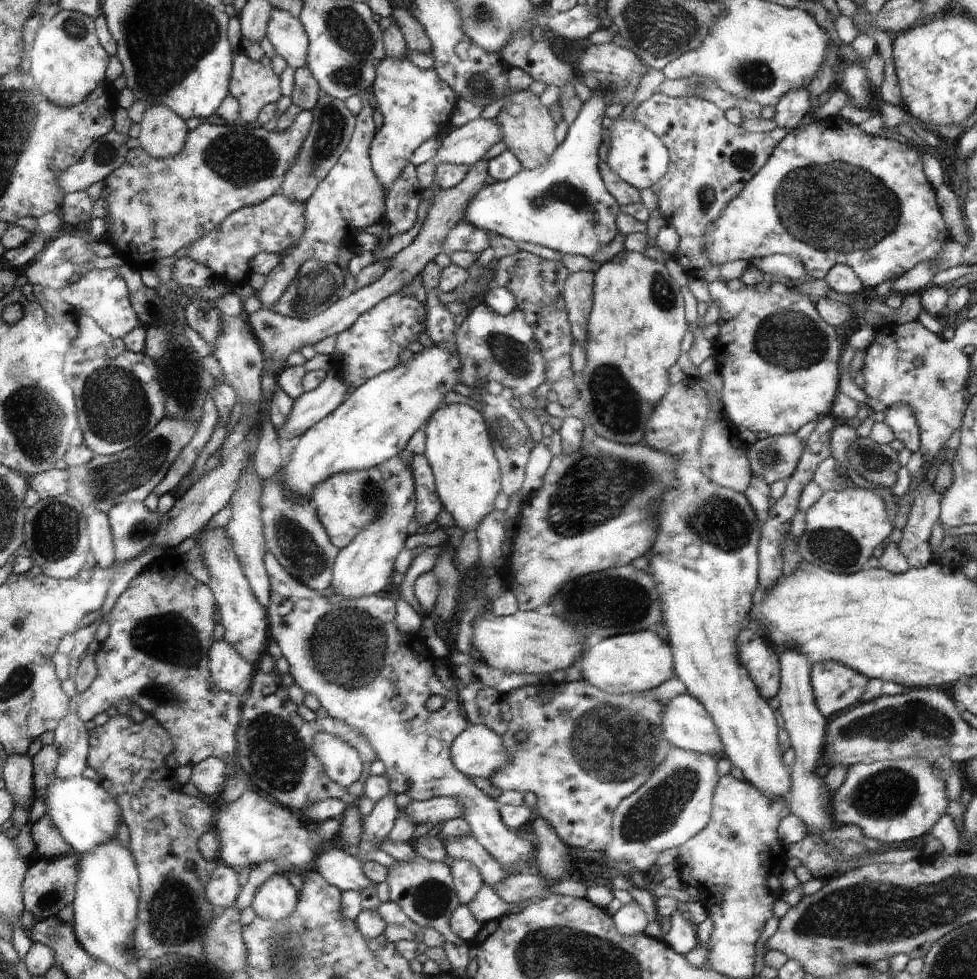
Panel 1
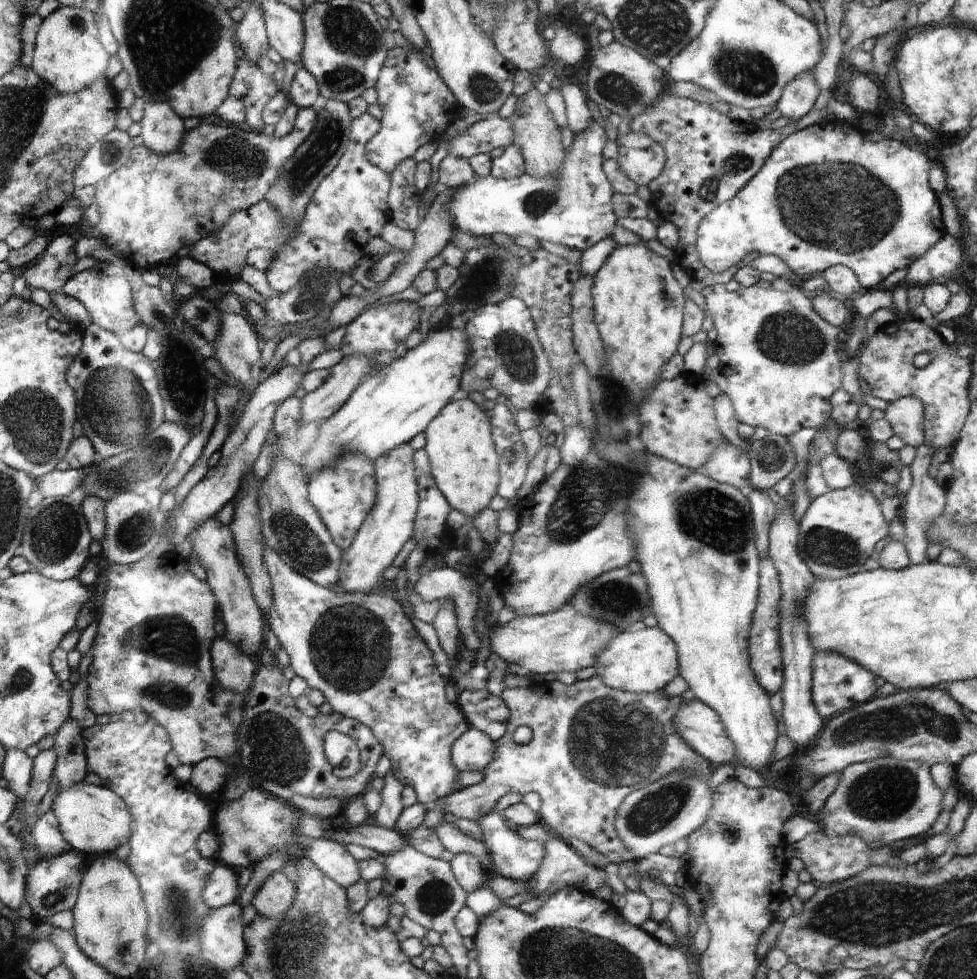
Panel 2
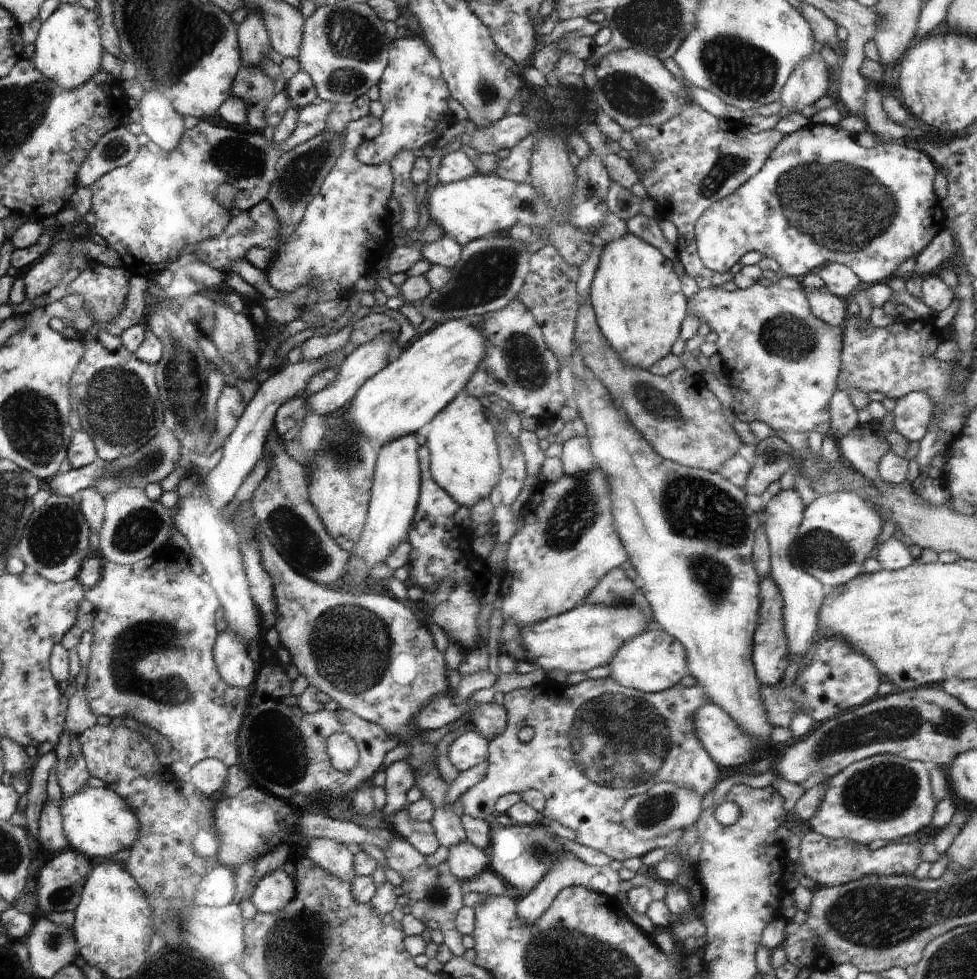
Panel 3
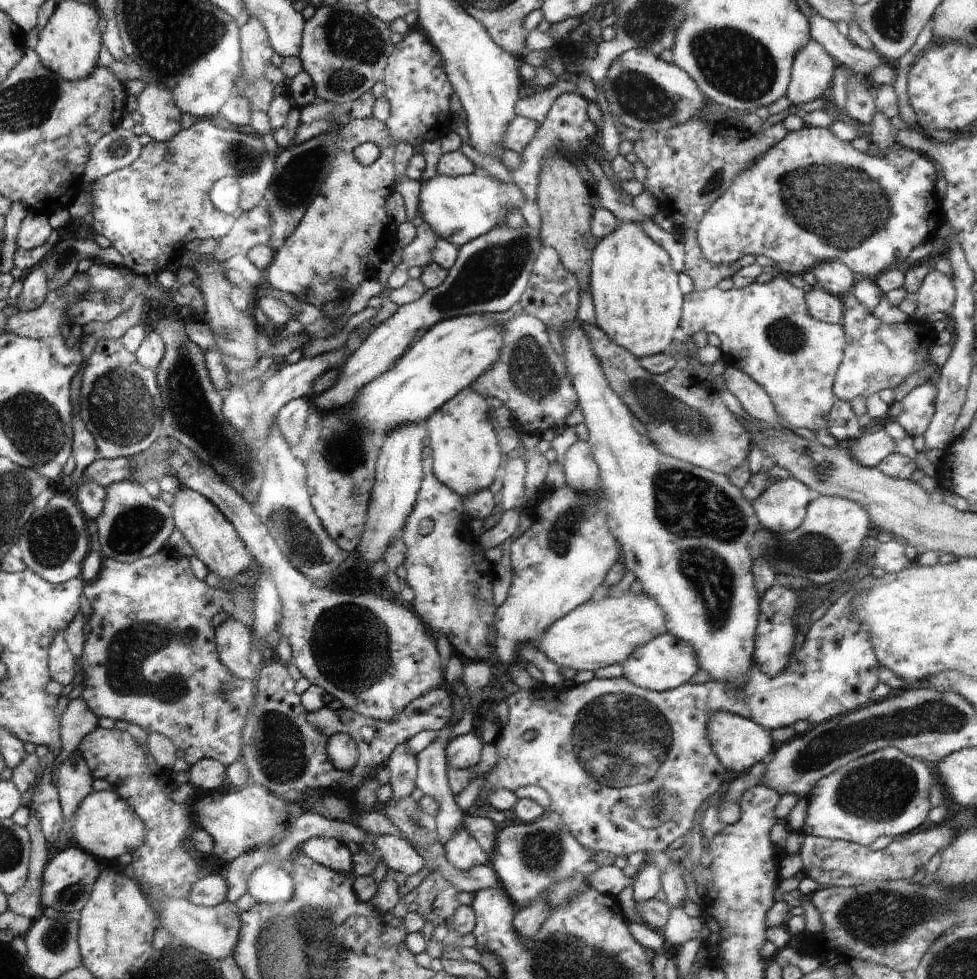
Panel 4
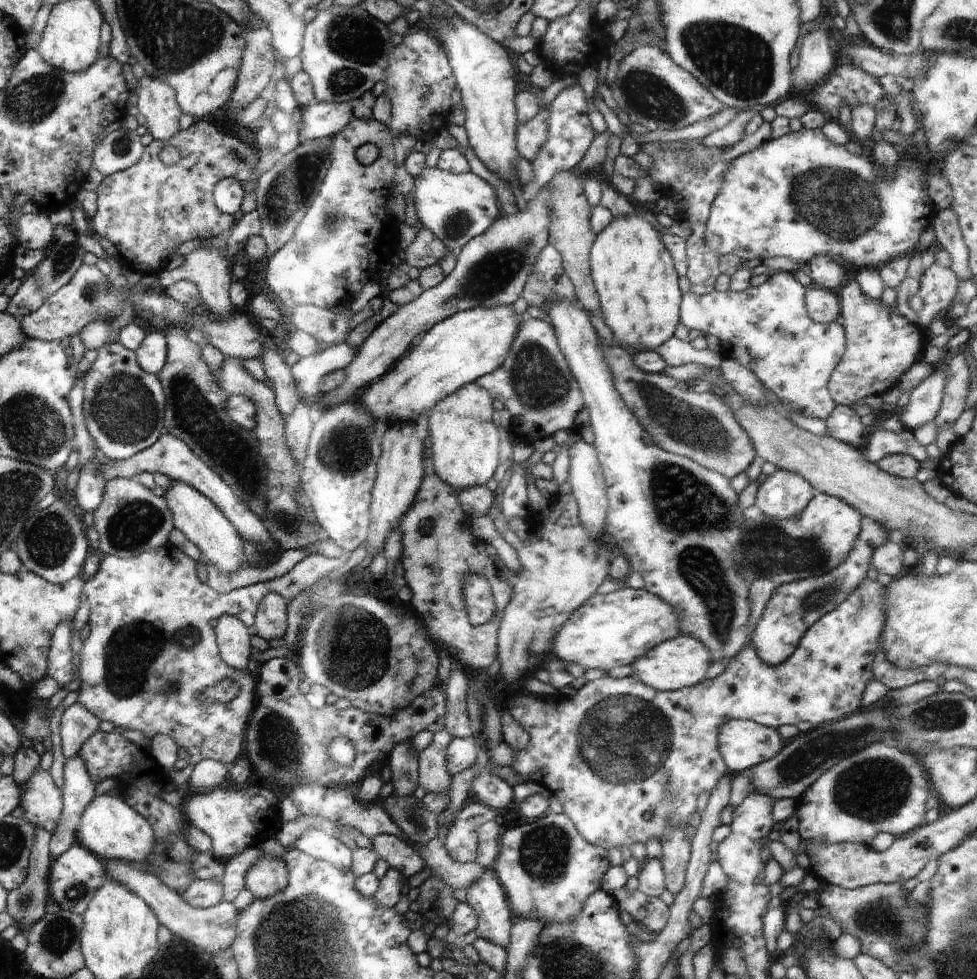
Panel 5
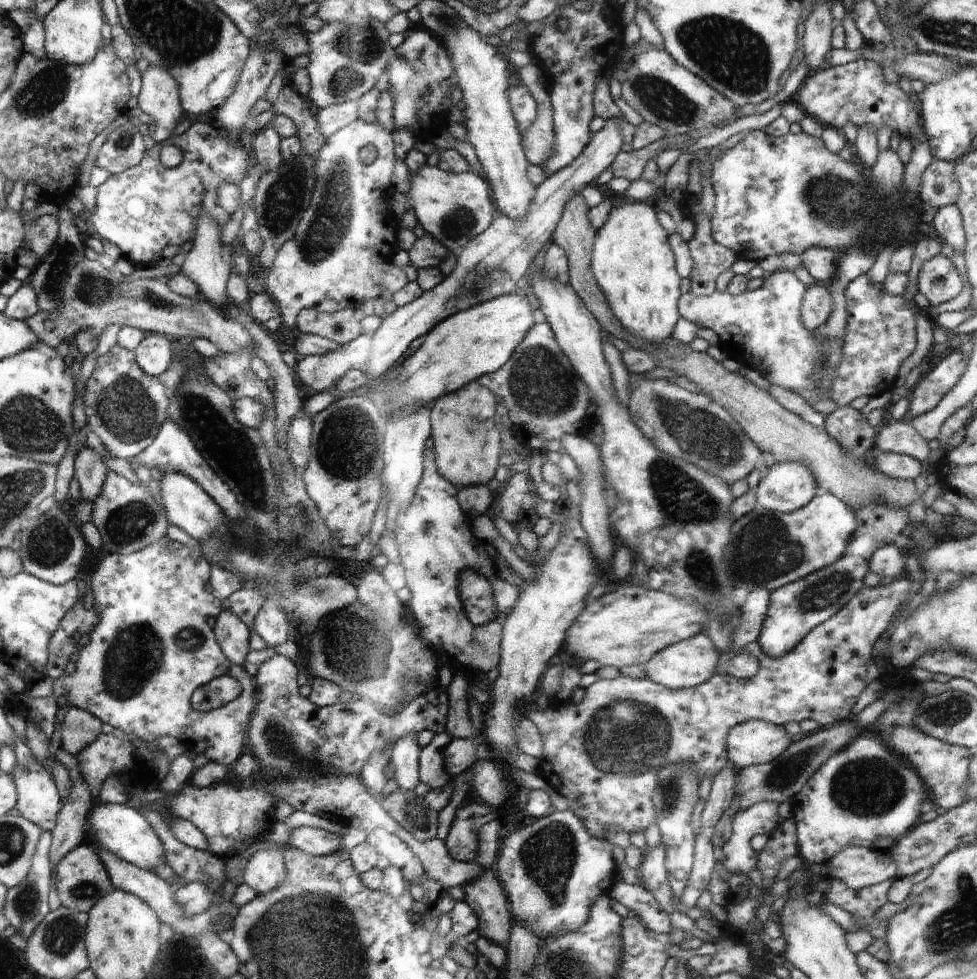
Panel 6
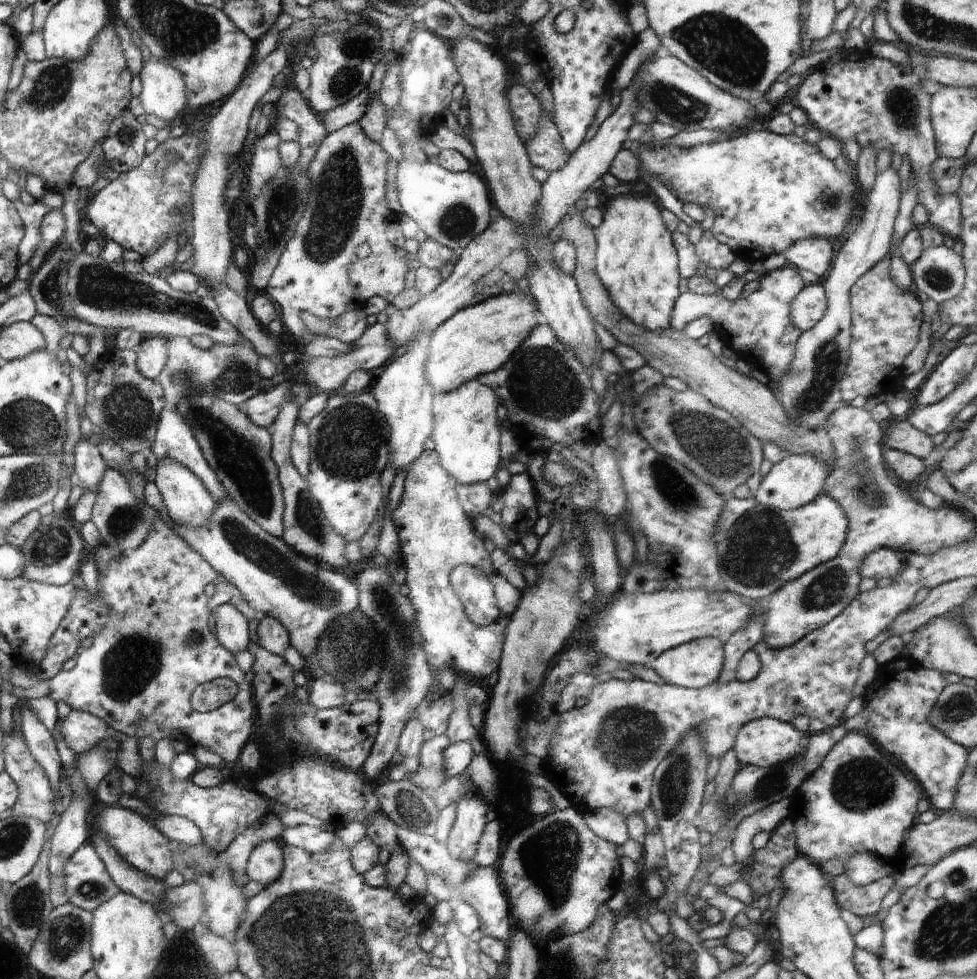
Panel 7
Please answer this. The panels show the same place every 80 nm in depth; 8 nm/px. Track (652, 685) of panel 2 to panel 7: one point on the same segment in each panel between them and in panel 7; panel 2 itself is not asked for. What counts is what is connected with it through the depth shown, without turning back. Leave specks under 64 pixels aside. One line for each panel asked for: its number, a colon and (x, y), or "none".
3: (654, 661)
4: (664, 663)
5: (683, 661)
6: (688, 663)
7: (694, 665)

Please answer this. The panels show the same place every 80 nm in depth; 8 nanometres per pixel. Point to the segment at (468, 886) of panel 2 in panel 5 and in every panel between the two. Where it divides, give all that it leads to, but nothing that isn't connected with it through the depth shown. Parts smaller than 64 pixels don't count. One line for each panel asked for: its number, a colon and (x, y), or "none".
3: (465, 860)
4: (464, 851)
5: (462, 843)

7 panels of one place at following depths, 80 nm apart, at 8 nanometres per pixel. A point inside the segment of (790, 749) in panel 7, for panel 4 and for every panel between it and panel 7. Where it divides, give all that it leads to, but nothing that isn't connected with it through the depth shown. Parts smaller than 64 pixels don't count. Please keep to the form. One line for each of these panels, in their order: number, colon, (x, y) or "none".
4: (739, 743)
5: (743, 744)
6: (755, 742)

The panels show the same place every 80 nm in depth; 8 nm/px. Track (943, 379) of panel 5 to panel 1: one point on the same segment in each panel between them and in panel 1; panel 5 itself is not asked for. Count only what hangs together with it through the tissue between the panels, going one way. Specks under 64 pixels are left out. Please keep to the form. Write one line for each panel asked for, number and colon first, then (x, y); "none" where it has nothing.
1: (900, 418)
2: (905, 415)
3: (913, 413)
4: (918, 406)

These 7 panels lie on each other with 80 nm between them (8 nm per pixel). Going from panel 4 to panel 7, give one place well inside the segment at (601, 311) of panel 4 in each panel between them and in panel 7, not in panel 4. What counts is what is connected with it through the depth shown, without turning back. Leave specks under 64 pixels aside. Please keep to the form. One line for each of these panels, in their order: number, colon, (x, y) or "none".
5: (635, 278)
6: (633, 263)
7: (636, 260)

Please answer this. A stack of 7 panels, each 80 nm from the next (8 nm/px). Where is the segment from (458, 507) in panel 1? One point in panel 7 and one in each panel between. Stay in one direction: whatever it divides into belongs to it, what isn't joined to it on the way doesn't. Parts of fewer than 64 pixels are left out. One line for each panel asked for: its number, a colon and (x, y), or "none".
2: (459, 440)
3: (464, 456)
4: (466, 457)
5: (465, 449)
6: (467, 446)
7: (466, 430)

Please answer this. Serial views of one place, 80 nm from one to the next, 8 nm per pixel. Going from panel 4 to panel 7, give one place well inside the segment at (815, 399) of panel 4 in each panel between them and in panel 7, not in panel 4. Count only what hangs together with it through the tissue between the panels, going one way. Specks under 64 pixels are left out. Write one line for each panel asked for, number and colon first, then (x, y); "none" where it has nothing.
5: (767, 329)
6: (761, 329)
7: (759, 328)

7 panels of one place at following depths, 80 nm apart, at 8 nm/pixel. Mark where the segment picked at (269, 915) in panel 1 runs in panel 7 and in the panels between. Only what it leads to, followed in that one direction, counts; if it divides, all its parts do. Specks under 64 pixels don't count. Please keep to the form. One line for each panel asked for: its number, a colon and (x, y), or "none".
2: (274, 896)
3: (274, 890)
4: (270, 885)
5: (268, 875)
6: (265, 869)
7: (264, 865)

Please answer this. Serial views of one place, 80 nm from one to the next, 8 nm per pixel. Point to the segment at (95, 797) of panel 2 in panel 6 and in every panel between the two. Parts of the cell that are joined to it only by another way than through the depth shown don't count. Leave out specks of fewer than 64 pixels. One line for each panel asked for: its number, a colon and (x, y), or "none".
3: (96, 822)
4: (105, 826)
5: (108, 827)
6: (123, 831)

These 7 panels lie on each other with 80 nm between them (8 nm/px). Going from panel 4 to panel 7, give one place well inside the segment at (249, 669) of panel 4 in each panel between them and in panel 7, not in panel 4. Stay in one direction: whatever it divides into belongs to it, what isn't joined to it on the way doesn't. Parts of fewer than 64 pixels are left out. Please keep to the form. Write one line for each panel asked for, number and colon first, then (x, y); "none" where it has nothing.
5: (233, 636)
6: (233, 634)
7: (231, 625)

